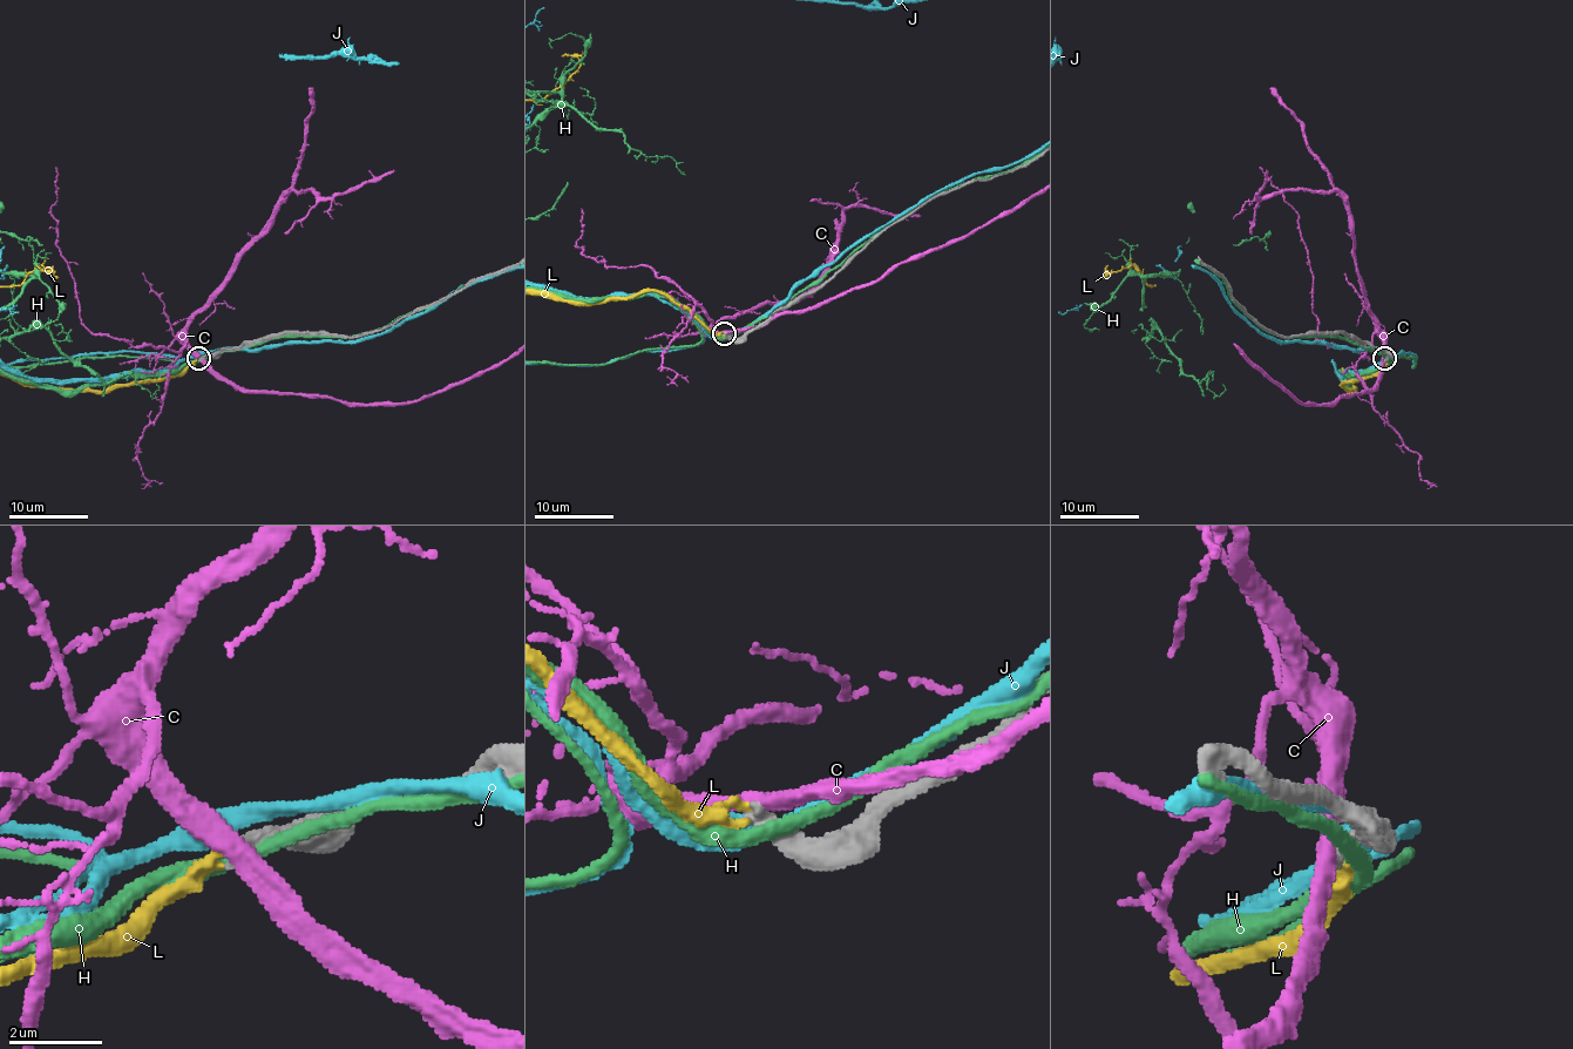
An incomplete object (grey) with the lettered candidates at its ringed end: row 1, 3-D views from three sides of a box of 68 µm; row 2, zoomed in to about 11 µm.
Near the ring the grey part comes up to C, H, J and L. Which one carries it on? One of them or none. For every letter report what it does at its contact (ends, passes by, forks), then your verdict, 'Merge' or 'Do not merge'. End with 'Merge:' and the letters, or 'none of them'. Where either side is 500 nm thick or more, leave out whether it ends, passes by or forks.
C: It passes by. Do not merge
H: It passes by. Do not merge
J: It passes by. Do not merge
L: It passes by. Merge
Merge: L

